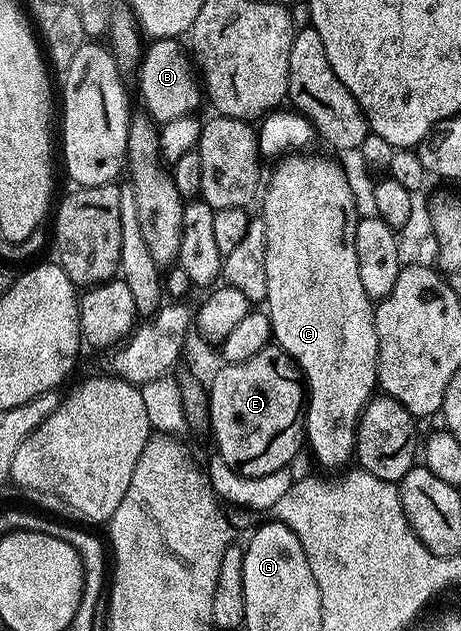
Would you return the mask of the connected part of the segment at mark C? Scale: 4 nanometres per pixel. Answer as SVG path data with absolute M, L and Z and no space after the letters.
M296 151L277 160L275 165L276 170L269 181L267 178L262 193L262 216L266 223L266 312L272 323L272 341L296 362L306 386L302 433L307 448L308 445L312 448L317 463L324 468L321 470L336 471L347 466L348 460L353 460L360 412L378 389L378 331L374 301L362 287L354 247L358 197L352 193L349 174L328 157L315 157L312 151Z

